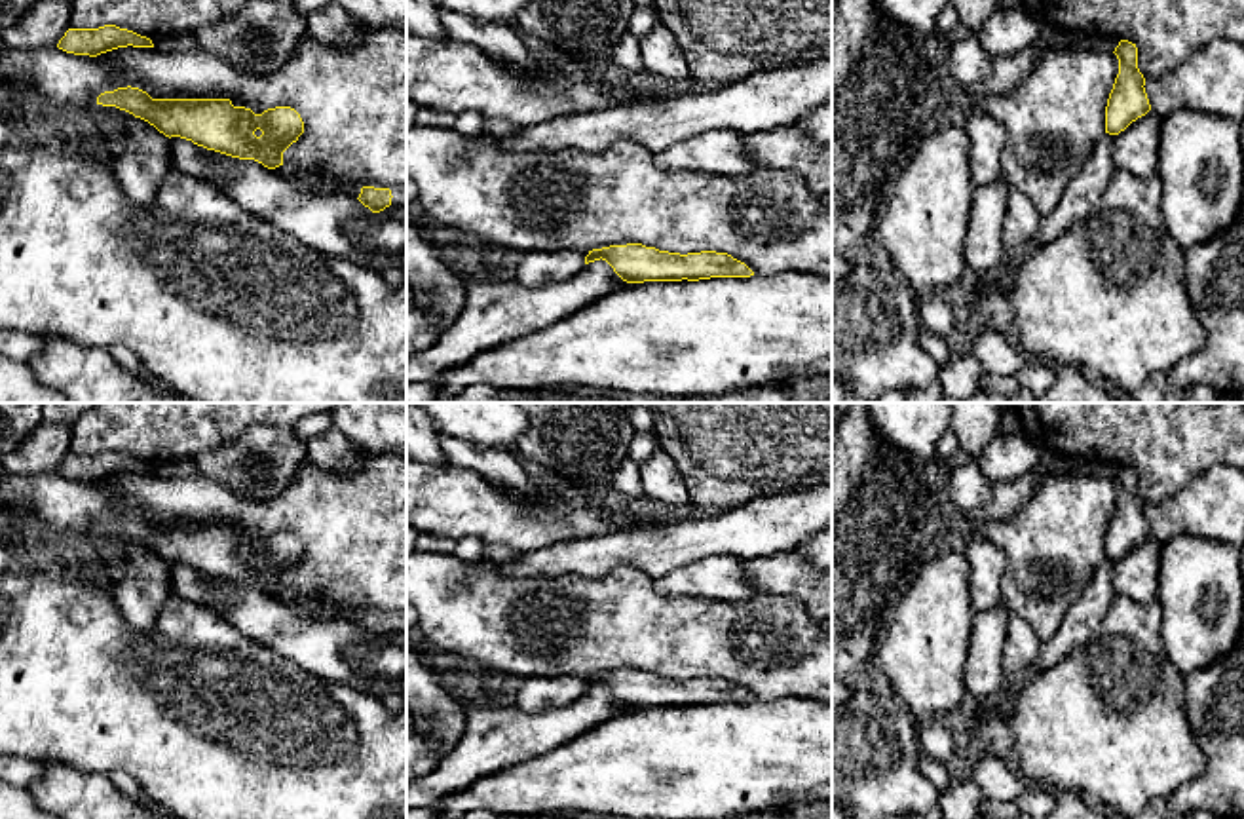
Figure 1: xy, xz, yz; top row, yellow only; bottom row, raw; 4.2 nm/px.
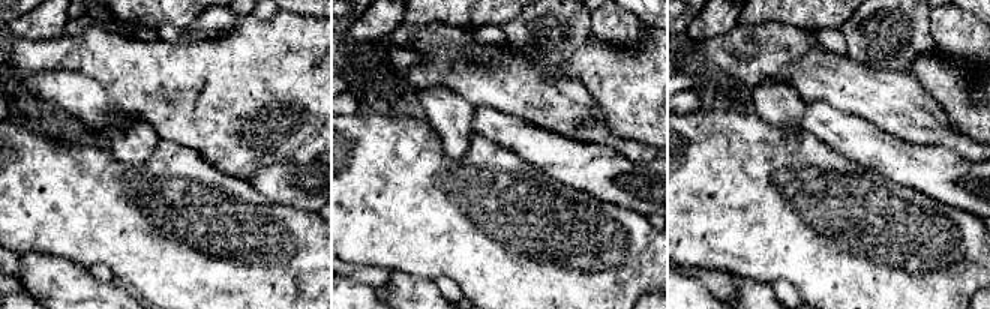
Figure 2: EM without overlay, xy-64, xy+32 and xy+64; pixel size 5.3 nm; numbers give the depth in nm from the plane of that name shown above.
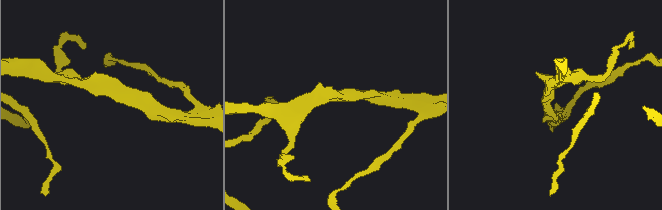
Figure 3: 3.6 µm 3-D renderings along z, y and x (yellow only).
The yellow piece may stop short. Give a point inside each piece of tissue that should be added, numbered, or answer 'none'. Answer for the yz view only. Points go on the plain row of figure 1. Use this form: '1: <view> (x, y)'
none

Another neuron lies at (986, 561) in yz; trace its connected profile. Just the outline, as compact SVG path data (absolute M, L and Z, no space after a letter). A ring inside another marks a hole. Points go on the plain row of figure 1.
M978 534L969 547L965 557L971 566L969 591L974 602L974 612L988 612L1005 604L1005 570L1007 557L988 538Z

